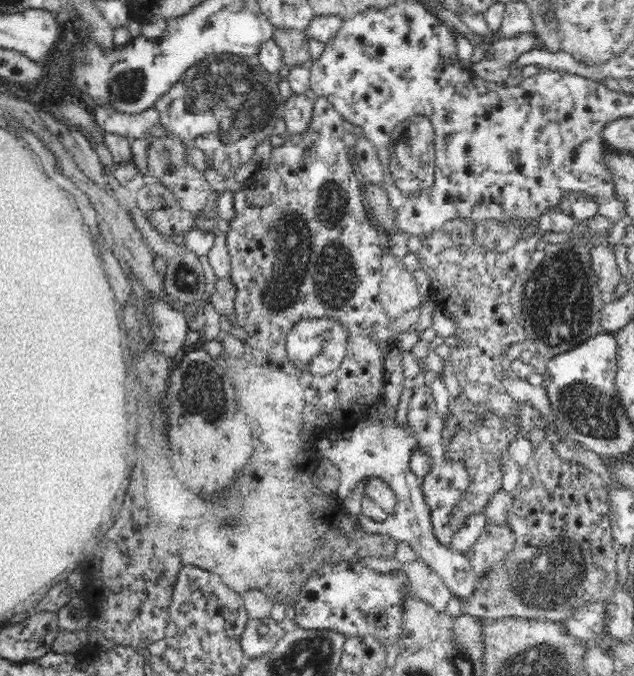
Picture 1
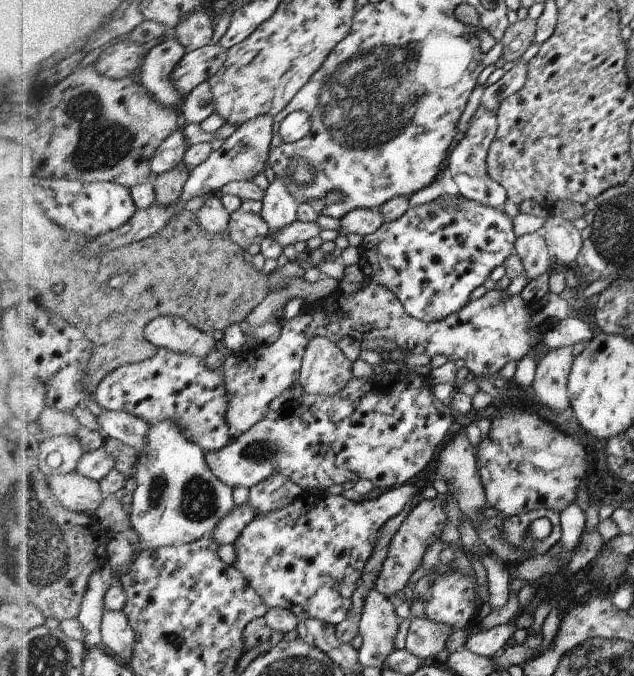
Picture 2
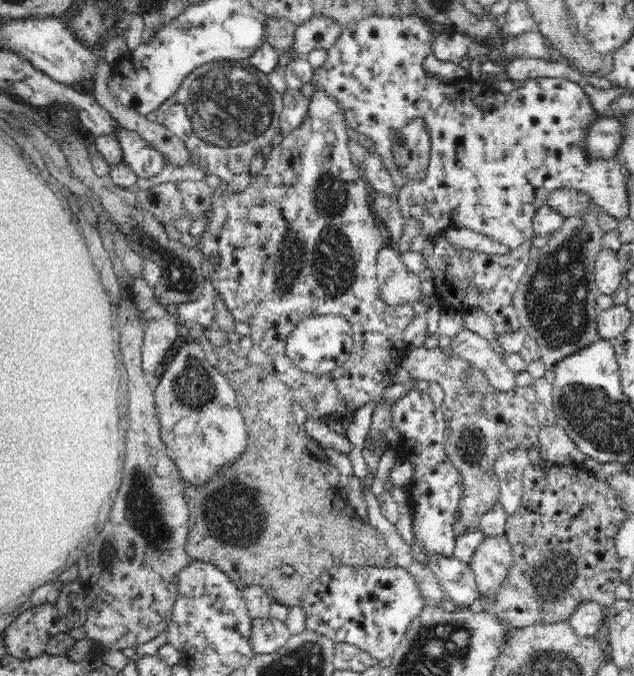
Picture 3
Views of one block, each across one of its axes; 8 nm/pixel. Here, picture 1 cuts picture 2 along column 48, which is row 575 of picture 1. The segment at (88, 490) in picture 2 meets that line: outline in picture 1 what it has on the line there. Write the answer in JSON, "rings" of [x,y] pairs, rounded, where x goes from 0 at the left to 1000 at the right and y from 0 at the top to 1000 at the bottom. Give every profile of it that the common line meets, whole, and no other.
{"rings":[[[770,769],[760,790],[732,820],[738,824],[752,852],[763,851],[778,836],[789,837],[803,814],[815,800],[811,786],[797,775]]]}

